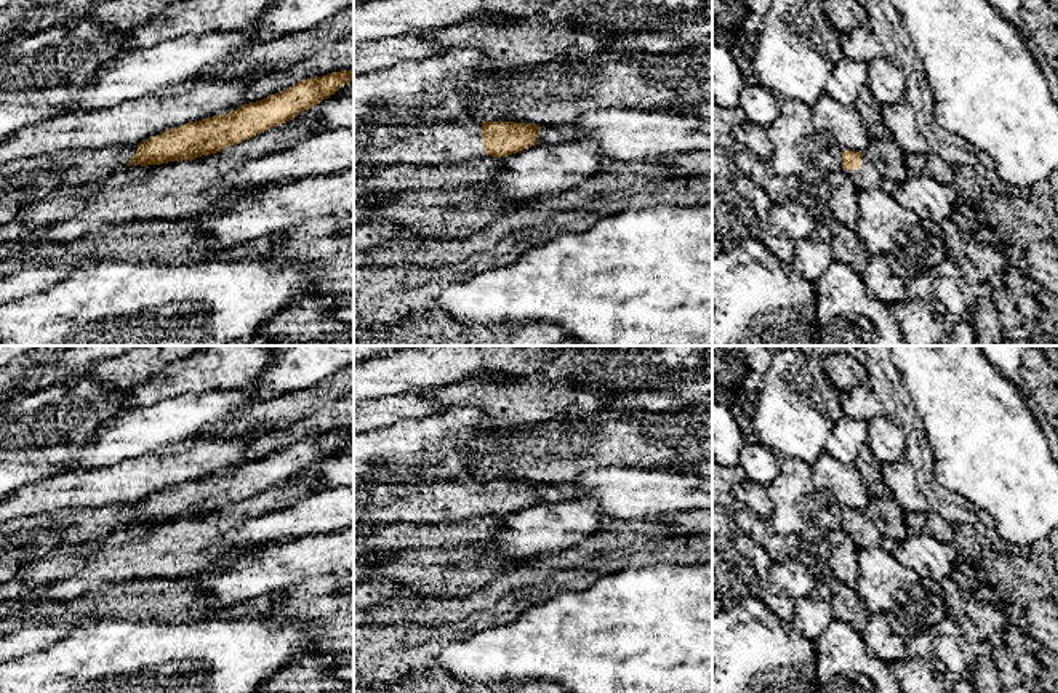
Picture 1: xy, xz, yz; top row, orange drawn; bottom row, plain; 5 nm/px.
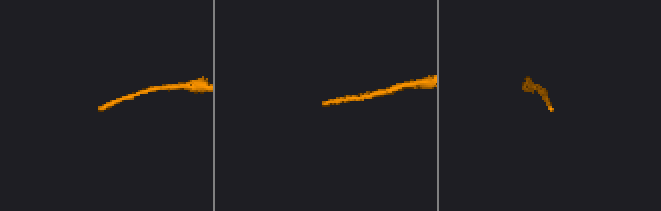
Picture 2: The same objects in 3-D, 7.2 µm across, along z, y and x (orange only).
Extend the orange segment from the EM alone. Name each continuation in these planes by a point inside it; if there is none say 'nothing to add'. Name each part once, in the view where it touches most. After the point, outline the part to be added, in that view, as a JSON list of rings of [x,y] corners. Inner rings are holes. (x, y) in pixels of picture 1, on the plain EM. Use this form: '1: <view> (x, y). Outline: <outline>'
1: xz (376, 504). Outline: [[[354,477],[354,539],[378,527],[456,523],[480,514],[485,514],[480,480],[389,483]]]

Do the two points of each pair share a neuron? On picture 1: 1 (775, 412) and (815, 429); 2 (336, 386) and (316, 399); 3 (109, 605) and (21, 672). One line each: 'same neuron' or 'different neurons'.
1: same neuron
2: same neuron
3: different neurons

